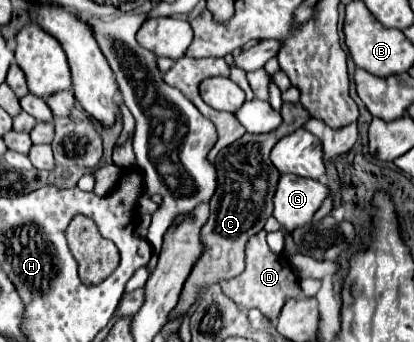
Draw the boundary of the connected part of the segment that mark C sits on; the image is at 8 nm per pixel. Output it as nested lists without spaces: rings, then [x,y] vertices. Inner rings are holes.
[[[284,103],[280,113],[284,121],[278,129],[264,135],[246,133],[218,153],[216,157],[218,185],[210,199],[210,217],[202,227],[204,251],[198,257],[198,263],[194,263],[190,271],[180,301],[176,309],[170,313],[170,319],[174,319],[180,313],[186,313],[188,307],[196,301],[200,291],[206,291],[212,283],[220,283],[224,279],[236,277],[244,269],[244,245],[252,235],[256,235],[264,227],[266,219],[272,215],[272,197],[280,179],[278,169],[272,165],[268,157],[270,149],[284,135],[294,133],[296,129],[304,127],[306,121],[310,121],[310,113],[302,107],[302,103]]]

